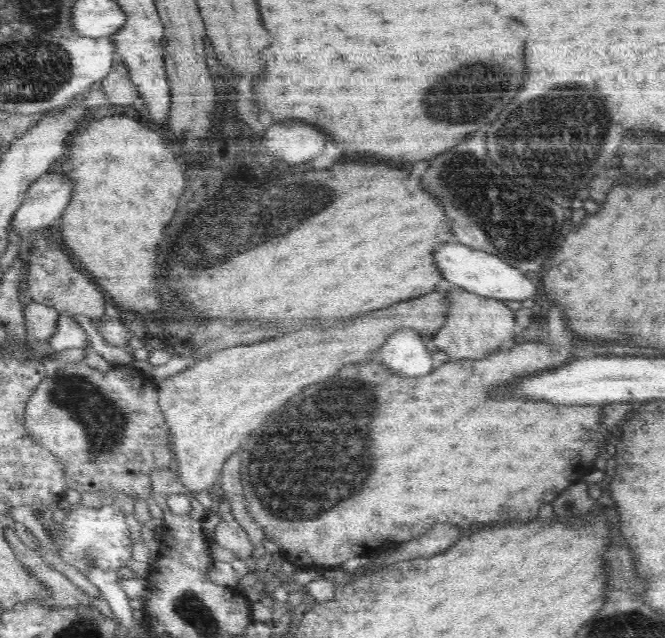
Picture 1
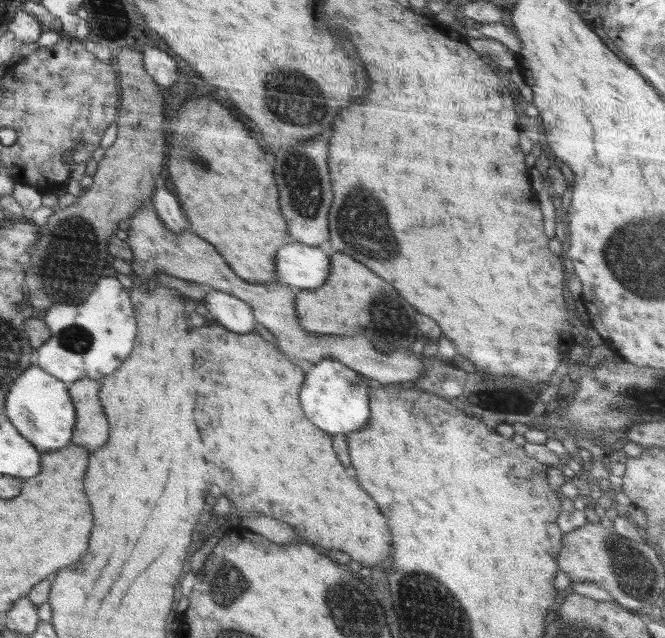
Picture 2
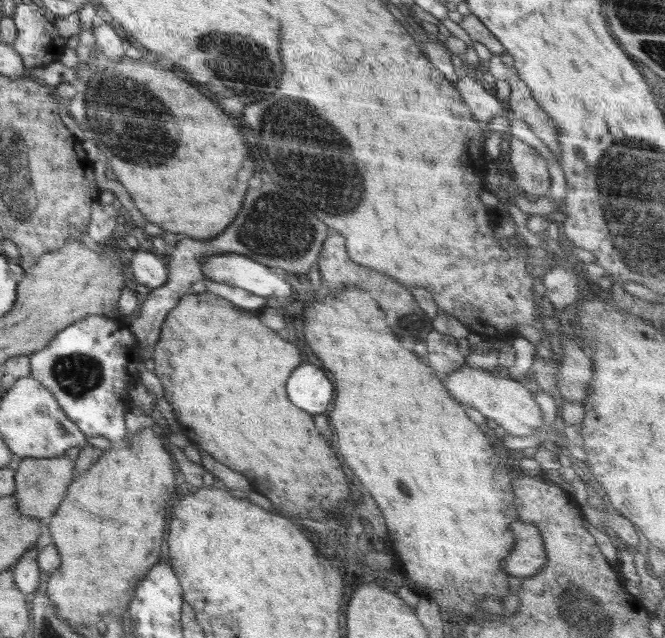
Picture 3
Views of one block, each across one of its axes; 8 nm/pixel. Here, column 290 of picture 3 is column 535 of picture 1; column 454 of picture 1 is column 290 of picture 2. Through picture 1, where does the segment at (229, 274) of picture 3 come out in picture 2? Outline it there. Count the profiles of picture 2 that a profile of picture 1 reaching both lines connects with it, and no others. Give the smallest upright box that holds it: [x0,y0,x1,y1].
[275,244,330,290]

